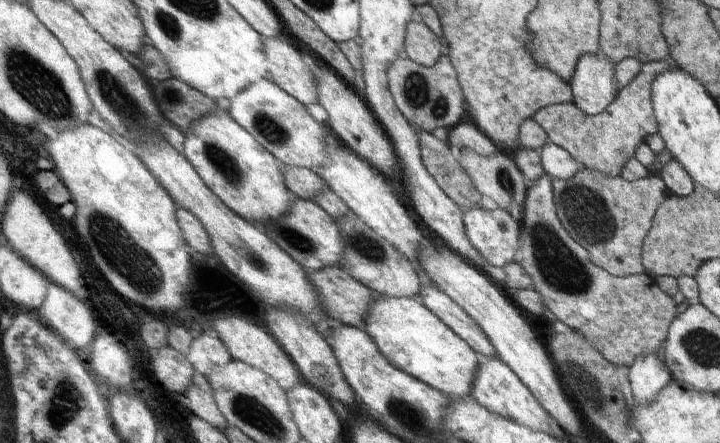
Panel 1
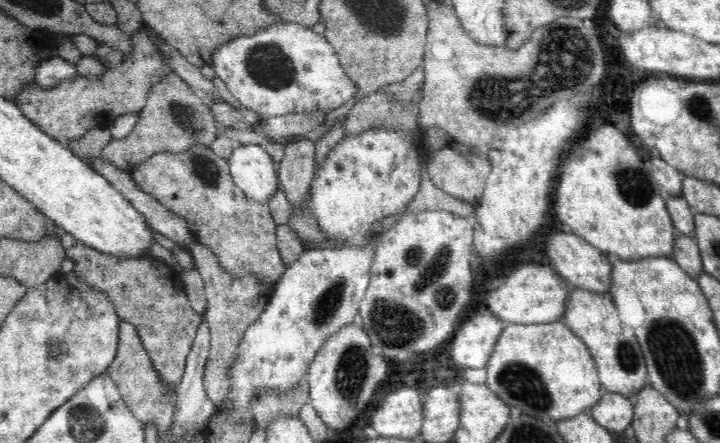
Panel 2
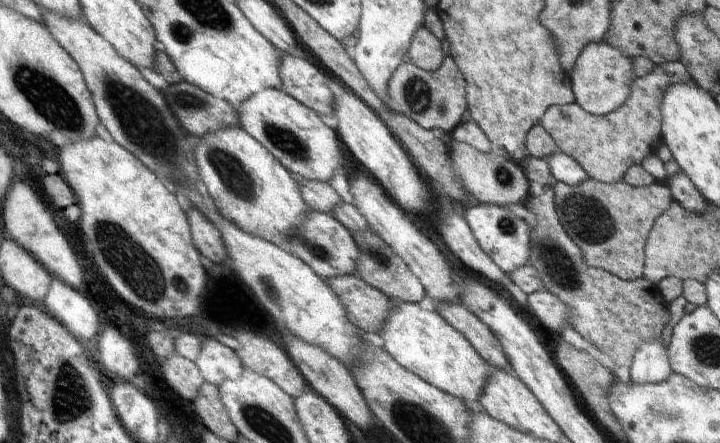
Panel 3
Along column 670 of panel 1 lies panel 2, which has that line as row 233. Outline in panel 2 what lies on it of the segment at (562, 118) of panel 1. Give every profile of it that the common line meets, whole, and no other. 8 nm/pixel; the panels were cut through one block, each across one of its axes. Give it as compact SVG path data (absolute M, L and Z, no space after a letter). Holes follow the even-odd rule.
M61 227L56 228L56 234L65 248L65 258L74 260L73 272L82 282L103 292L115 306L121 321L135 327L160 381L177 390L185 374L186 358L204 320L192 309L180 274L150 253L124 260L122 256L110 256L86 246Z

